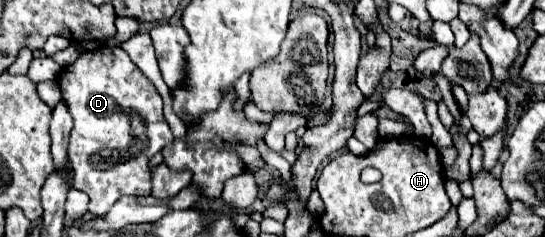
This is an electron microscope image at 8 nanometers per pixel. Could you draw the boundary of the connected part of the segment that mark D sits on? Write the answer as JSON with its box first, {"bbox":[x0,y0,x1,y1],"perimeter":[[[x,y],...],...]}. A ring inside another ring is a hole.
{"bbox":[60,46,174,216],"perimeter":[[[100,46],[92,52],[84,52],[74,64],[66,66],[60,74],[62,98],[70,108],[74,118],[74,128],[70,132],[68,158],[74,168],[72,186],[84,190],[90,196],[88,210],[96,216],[104,216],[118,198],[122,196],[148,196],[150,194],[150,158],[174,140],[164,116],[162,98],[154,84],[142,74],[142,70],[130,60],[130,56],[120,46]]]}

